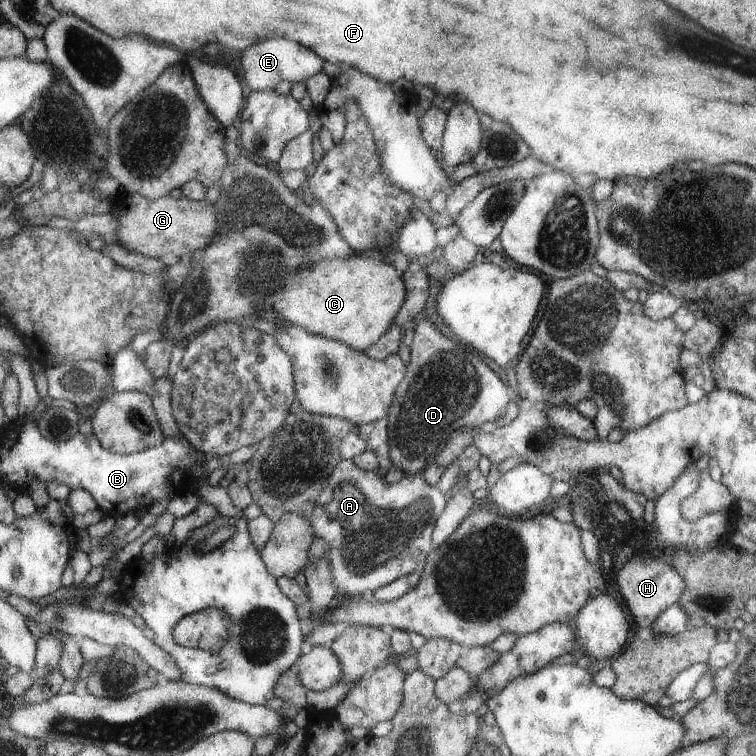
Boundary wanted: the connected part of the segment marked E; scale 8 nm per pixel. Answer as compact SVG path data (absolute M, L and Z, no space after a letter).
M265 40L265 42L257 42L251 48L247 48L243 52L243 60L241 60L242 69L244 70L244 79L249 86L249 90L273 90L275 84L287 80L291 84L295 82L305 82L310 76L321 72L323 60L319 56L315 56L311 50L303 48L301 44L289 42L289 40Z

